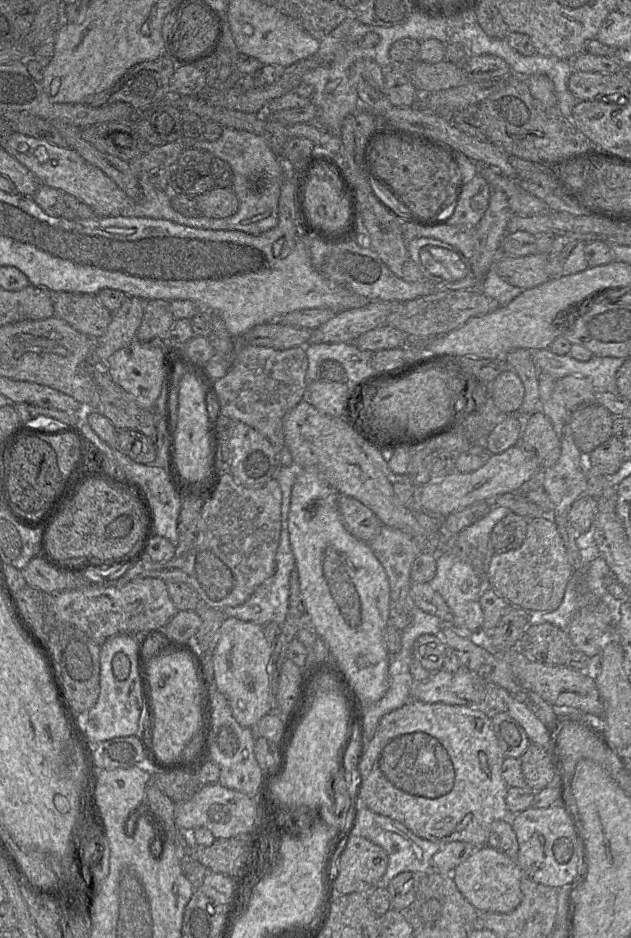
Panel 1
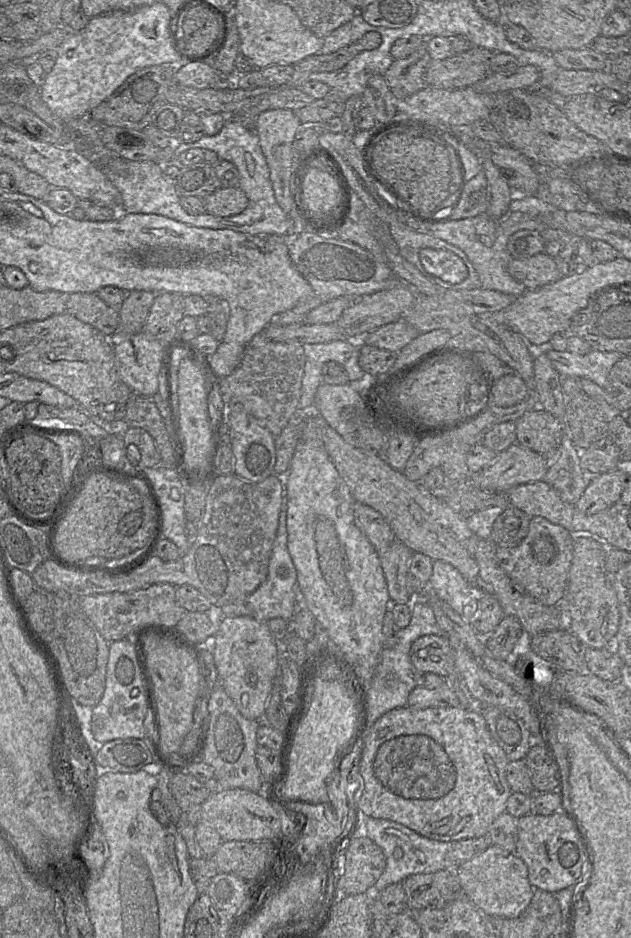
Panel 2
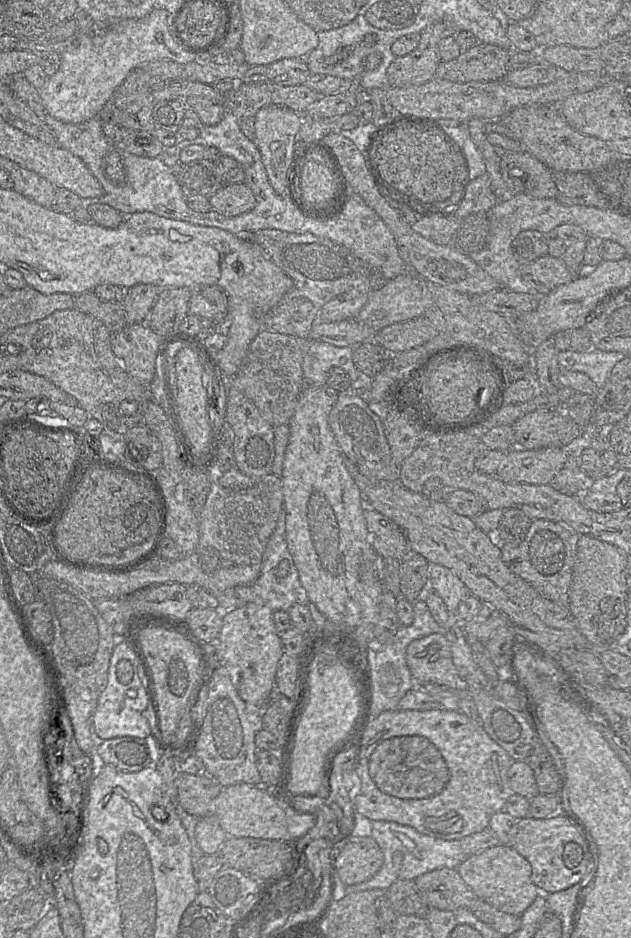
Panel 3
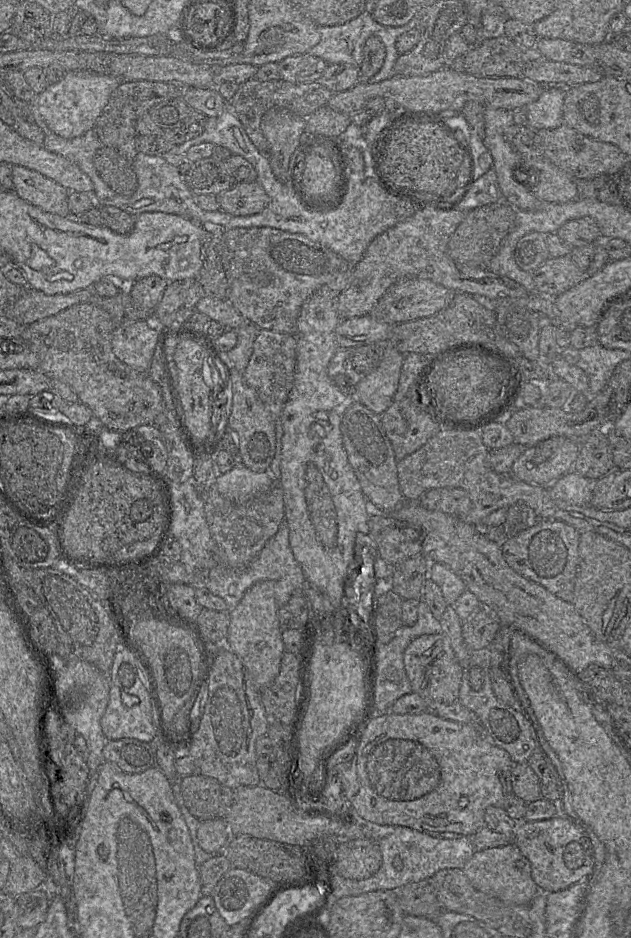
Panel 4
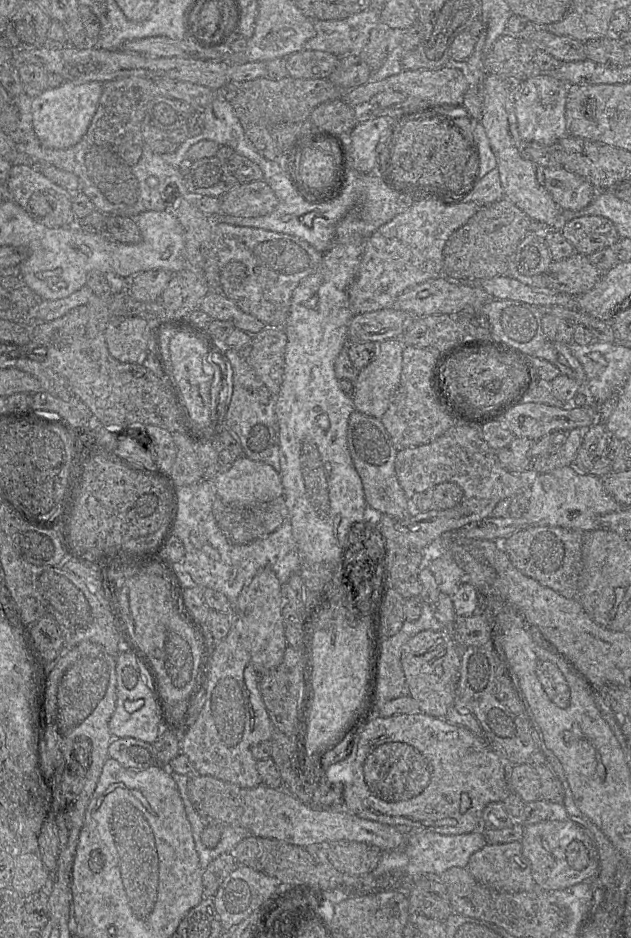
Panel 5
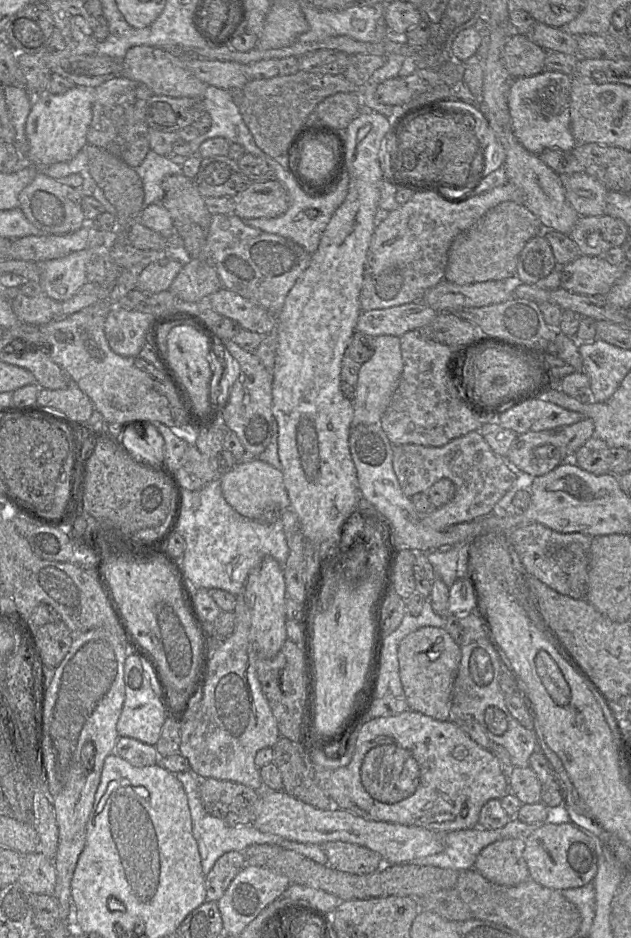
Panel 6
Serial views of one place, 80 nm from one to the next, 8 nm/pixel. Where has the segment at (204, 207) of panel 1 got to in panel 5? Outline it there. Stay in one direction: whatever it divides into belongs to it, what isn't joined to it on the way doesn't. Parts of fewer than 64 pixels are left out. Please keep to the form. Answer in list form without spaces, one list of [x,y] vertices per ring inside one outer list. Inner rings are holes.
[[[264,180],[240,183],[220,199],[221,214],[235,217],[265,216],[278,205],[277,196]]]

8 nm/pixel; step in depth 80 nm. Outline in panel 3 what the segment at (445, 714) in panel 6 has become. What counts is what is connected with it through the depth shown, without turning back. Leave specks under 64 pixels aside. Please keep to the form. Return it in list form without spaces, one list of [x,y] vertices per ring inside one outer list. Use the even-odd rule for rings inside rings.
[[[431,634],[413,640],[407,647],[406,661],[415,687],[427,683],[465,691],[465,680],[459,675],[445,635]]]

